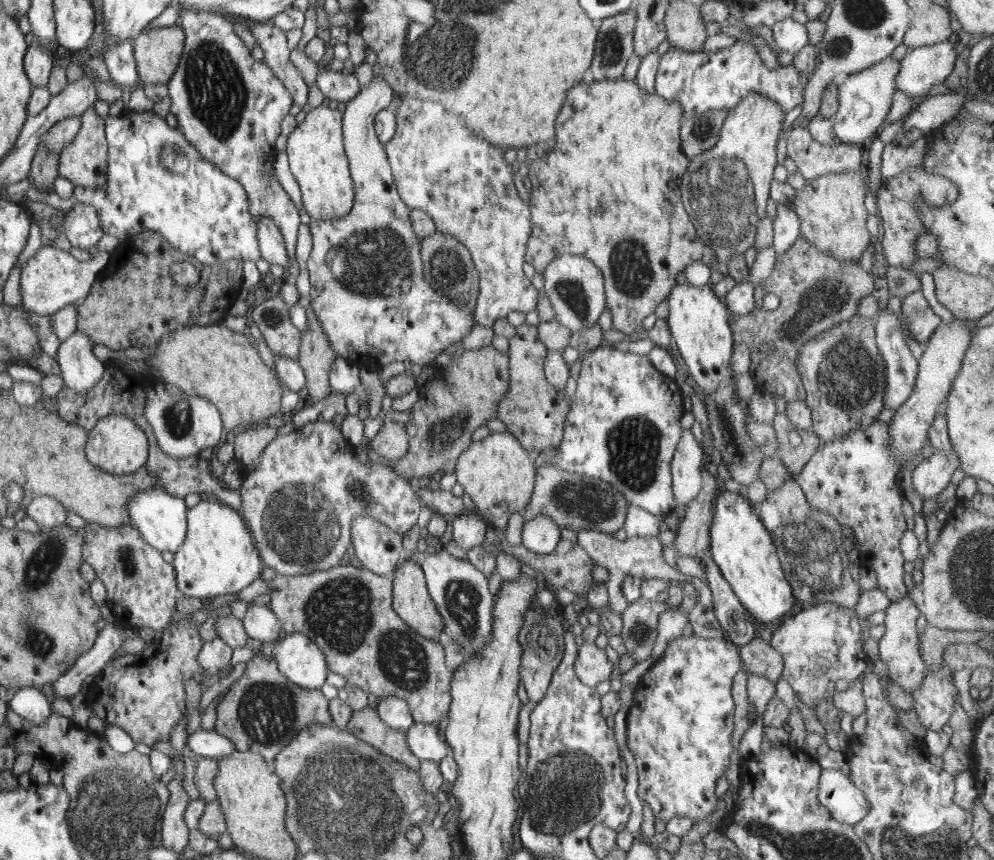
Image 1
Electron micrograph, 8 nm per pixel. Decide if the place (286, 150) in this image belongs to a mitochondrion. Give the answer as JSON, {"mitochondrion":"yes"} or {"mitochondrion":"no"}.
{"mitochondrion":"no"}

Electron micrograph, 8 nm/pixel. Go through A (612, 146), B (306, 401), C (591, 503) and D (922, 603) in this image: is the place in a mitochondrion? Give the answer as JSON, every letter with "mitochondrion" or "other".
{"A":"other","B":"other","C":"mitochondrion","D":"other"}

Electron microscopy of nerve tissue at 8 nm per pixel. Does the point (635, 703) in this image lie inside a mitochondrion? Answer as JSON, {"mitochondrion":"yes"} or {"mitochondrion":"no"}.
{"mitochondrion":"no"}

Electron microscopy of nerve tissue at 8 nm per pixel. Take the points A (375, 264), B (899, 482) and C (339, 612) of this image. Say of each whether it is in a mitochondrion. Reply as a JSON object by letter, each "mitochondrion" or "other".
{"A":"mitochondrion","B":"other","C":"mitochondrion"}

